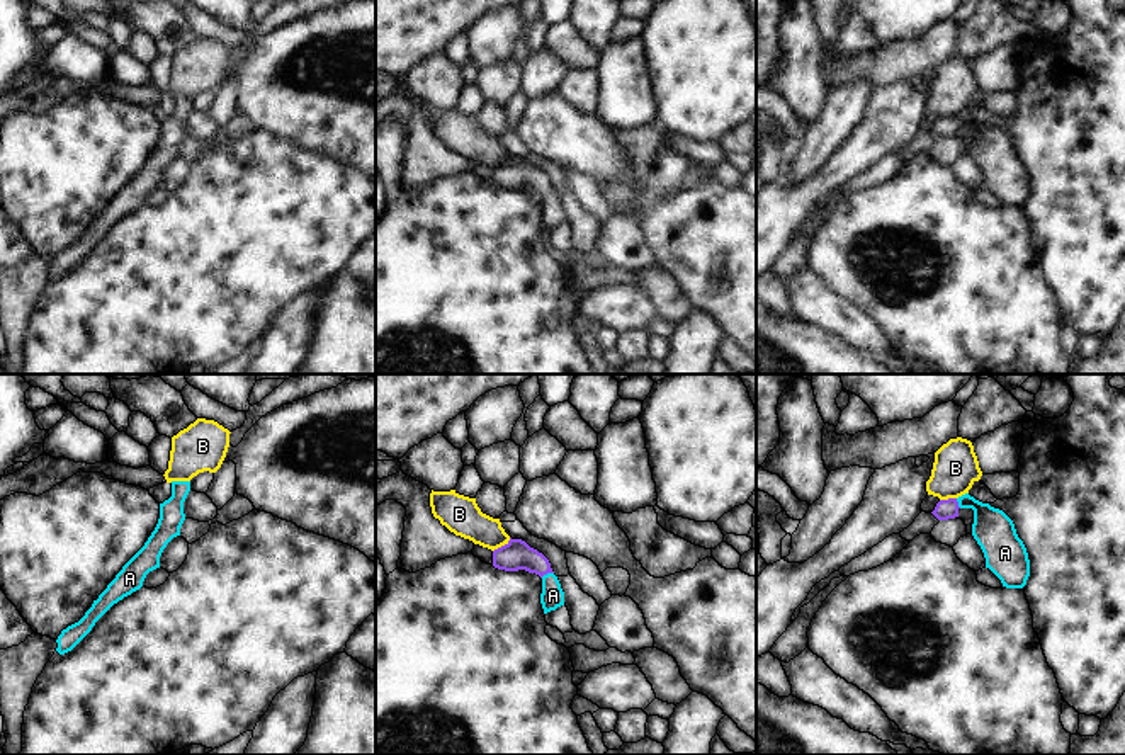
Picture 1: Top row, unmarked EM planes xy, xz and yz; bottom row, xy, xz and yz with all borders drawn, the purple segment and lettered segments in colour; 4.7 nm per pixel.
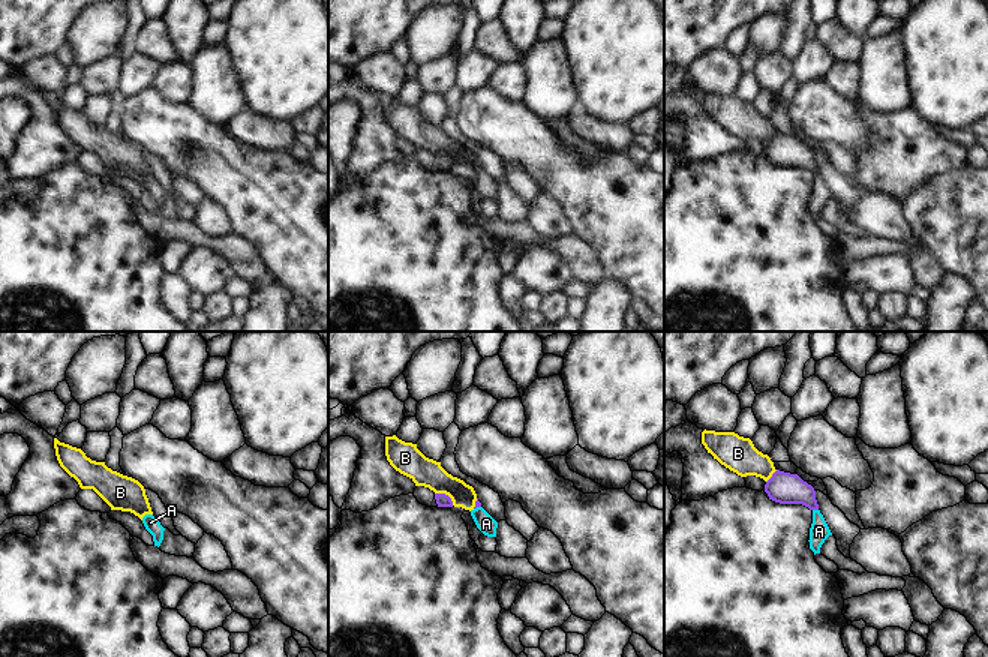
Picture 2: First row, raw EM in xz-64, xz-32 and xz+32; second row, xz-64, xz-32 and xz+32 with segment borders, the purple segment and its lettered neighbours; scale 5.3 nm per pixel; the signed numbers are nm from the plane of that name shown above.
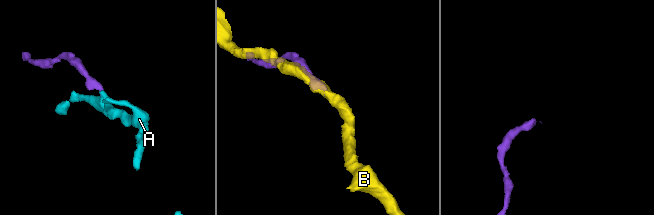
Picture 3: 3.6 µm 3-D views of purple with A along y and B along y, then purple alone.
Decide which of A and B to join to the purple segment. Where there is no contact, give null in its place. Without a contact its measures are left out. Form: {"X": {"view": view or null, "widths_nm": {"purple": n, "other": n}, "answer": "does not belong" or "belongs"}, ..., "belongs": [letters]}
{"A": {"view": "xz", "widths_nm": {"purple": 140, "other": 110}, "answer": "belongs"}, "B": {"view": "xz", "widths_nm": {"purple": 140, "other": 180}, "answer": "does not belong"}, "belongs": ["A"]}

